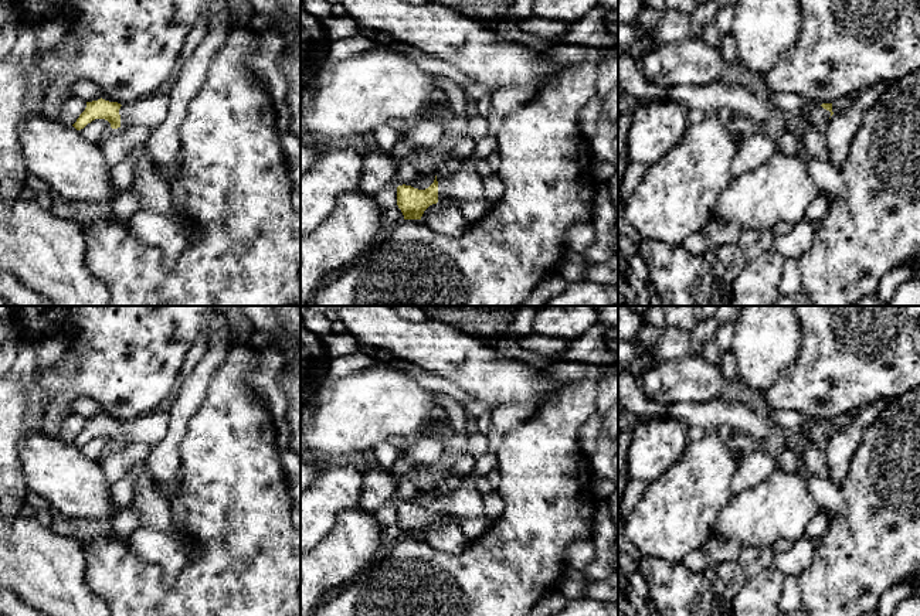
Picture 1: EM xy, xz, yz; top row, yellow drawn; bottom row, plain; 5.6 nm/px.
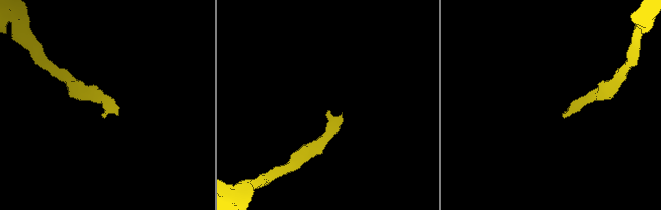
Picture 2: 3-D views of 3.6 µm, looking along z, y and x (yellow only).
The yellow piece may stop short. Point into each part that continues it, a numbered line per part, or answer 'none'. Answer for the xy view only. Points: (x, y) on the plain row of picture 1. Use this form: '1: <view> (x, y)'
1: xy (152, 428)

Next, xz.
1: xz (465, 502)

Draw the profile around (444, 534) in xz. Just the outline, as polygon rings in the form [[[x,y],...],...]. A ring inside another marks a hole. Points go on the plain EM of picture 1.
[[[438,518],[430,523],[424,528],[421,538],[431,548],[447,554],[459,554],[469,544],[455,518]]]

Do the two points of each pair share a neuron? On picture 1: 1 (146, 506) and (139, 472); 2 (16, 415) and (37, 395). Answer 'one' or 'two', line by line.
1: one
2: one

